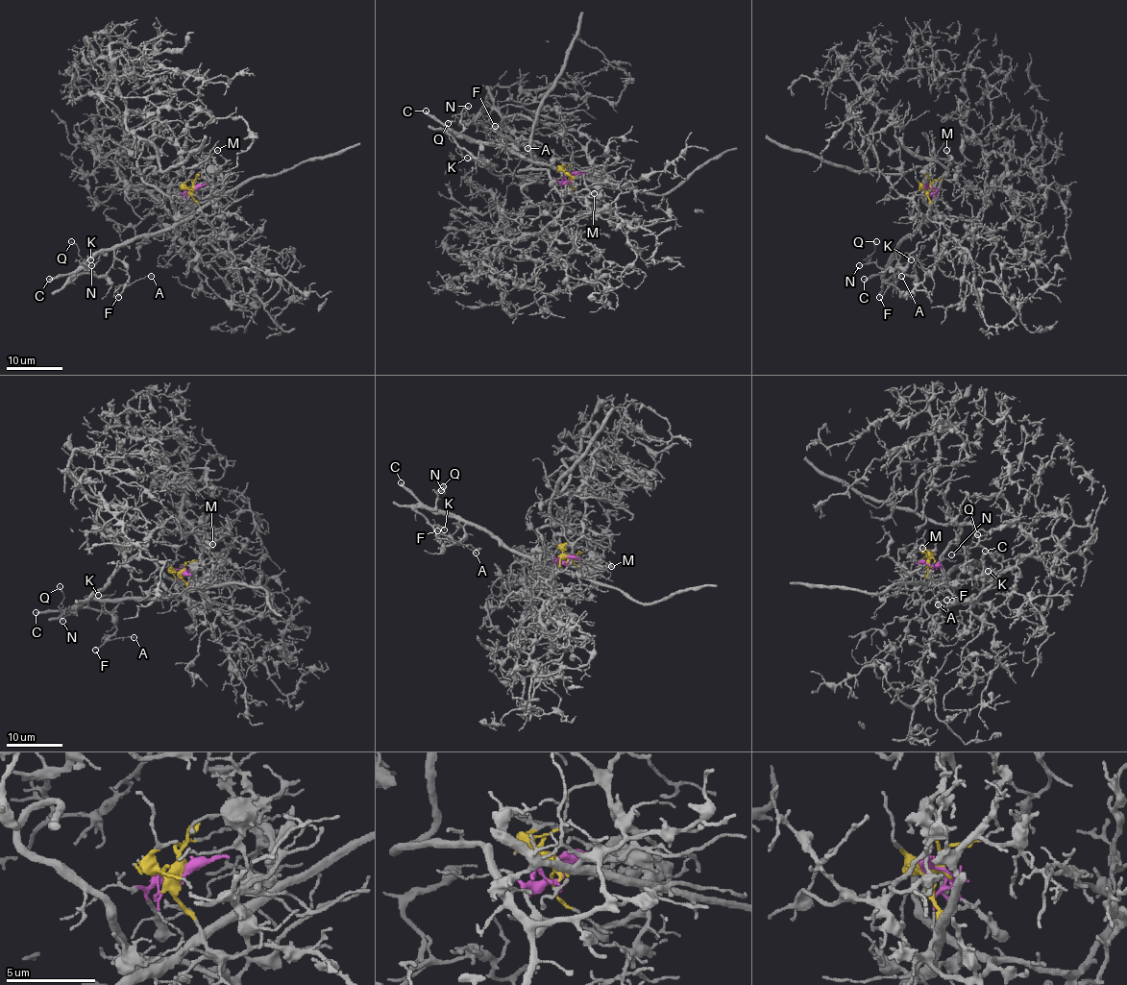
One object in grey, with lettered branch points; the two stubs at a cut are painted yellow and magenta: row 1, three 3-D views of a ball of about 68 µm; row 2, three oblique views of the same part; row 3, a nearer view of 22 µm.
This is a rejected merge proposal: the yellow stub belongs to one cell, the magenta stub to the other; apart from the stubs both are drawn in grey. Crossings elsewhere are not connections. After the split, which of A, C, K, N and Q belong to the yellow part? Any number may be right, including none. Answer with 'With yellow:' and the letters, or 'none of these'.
With yellow: none of these

